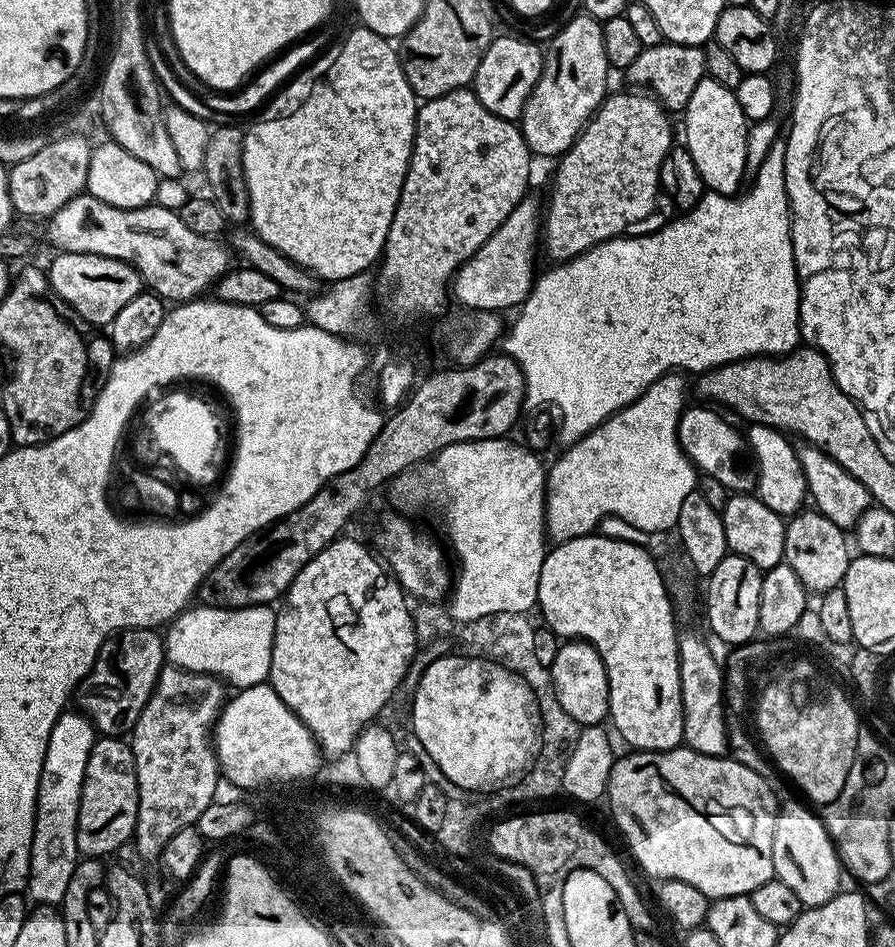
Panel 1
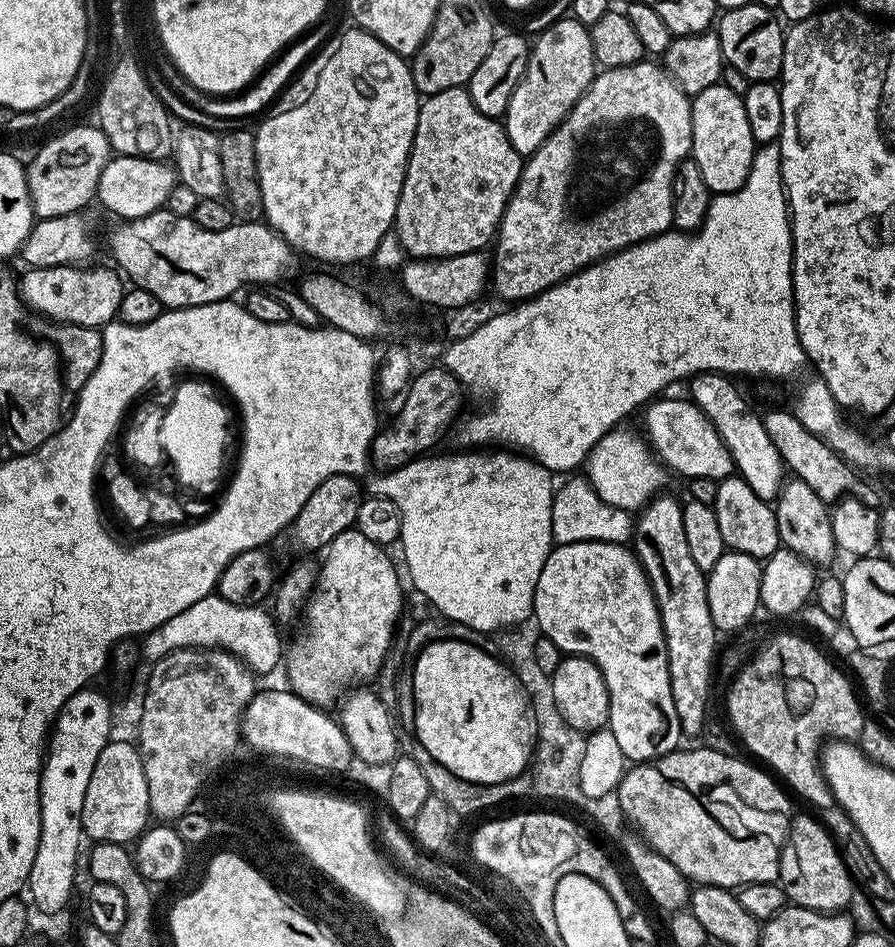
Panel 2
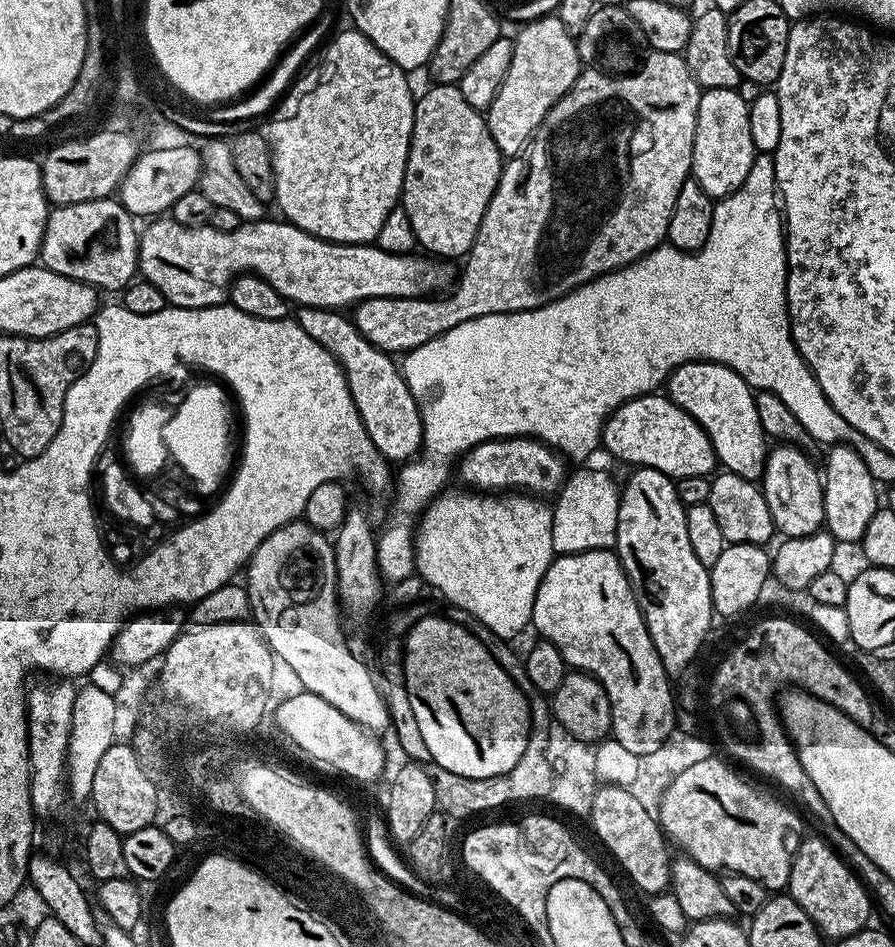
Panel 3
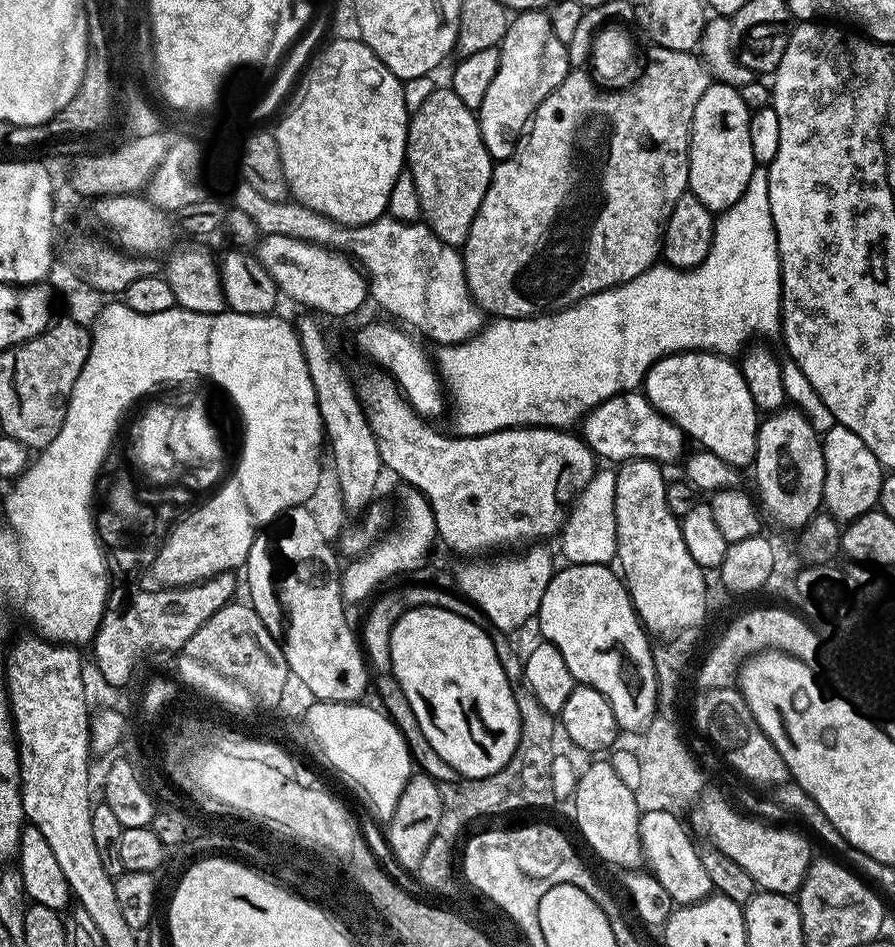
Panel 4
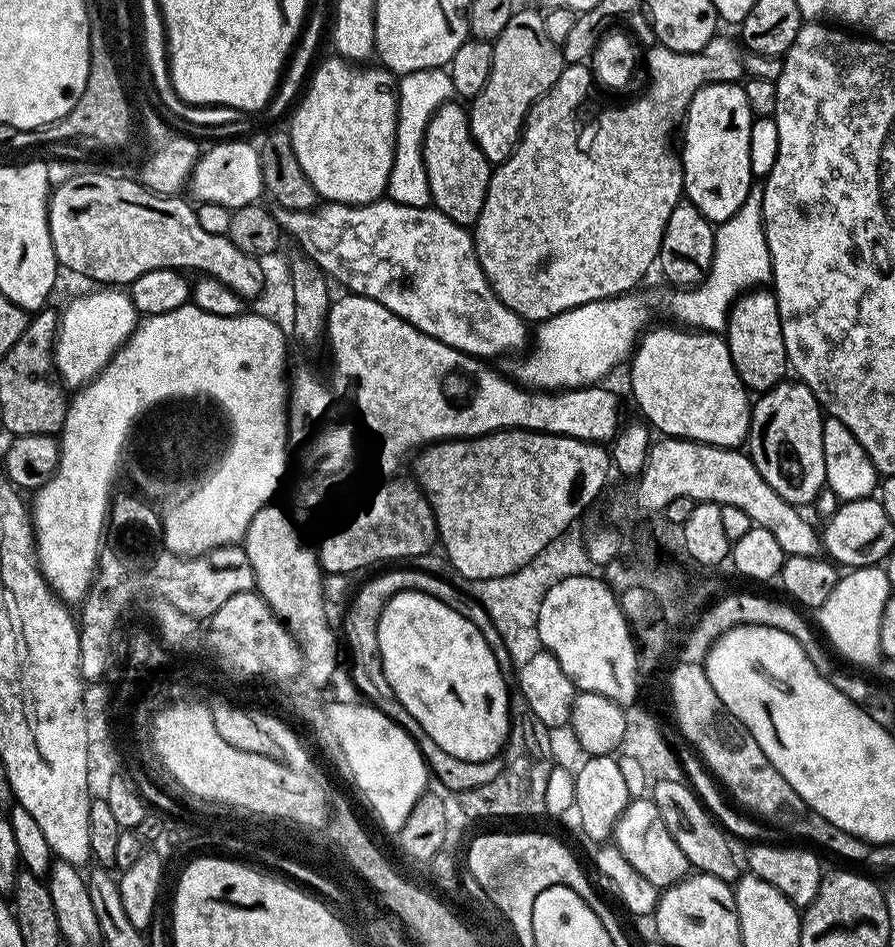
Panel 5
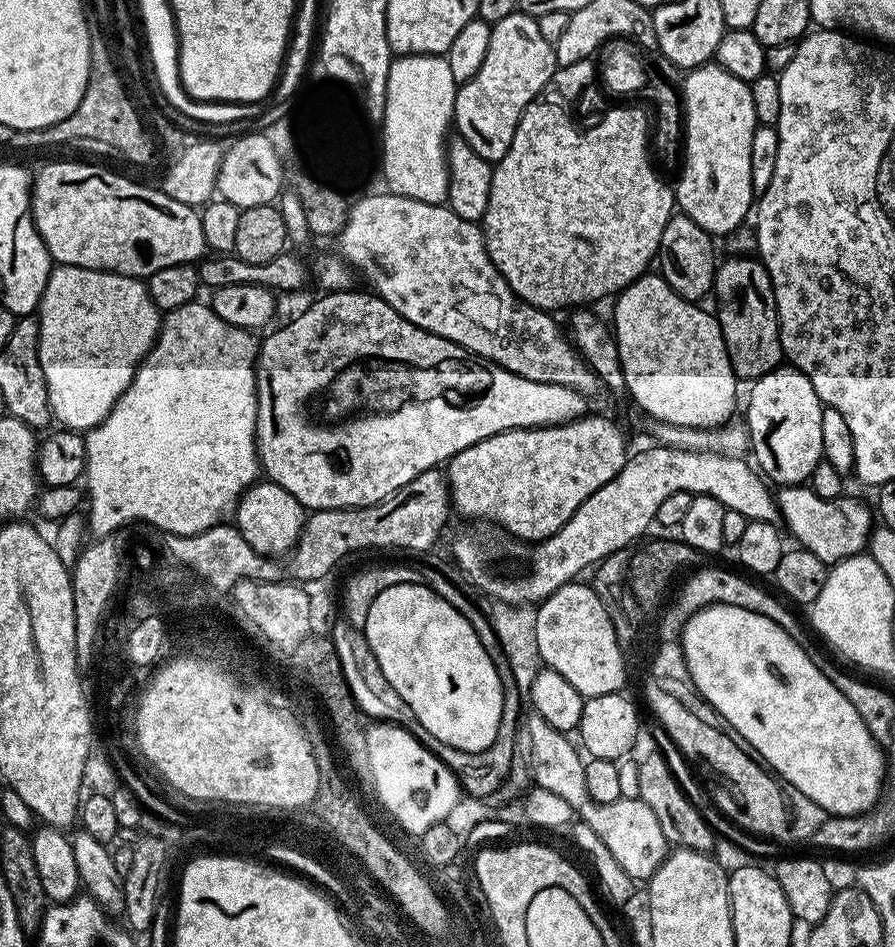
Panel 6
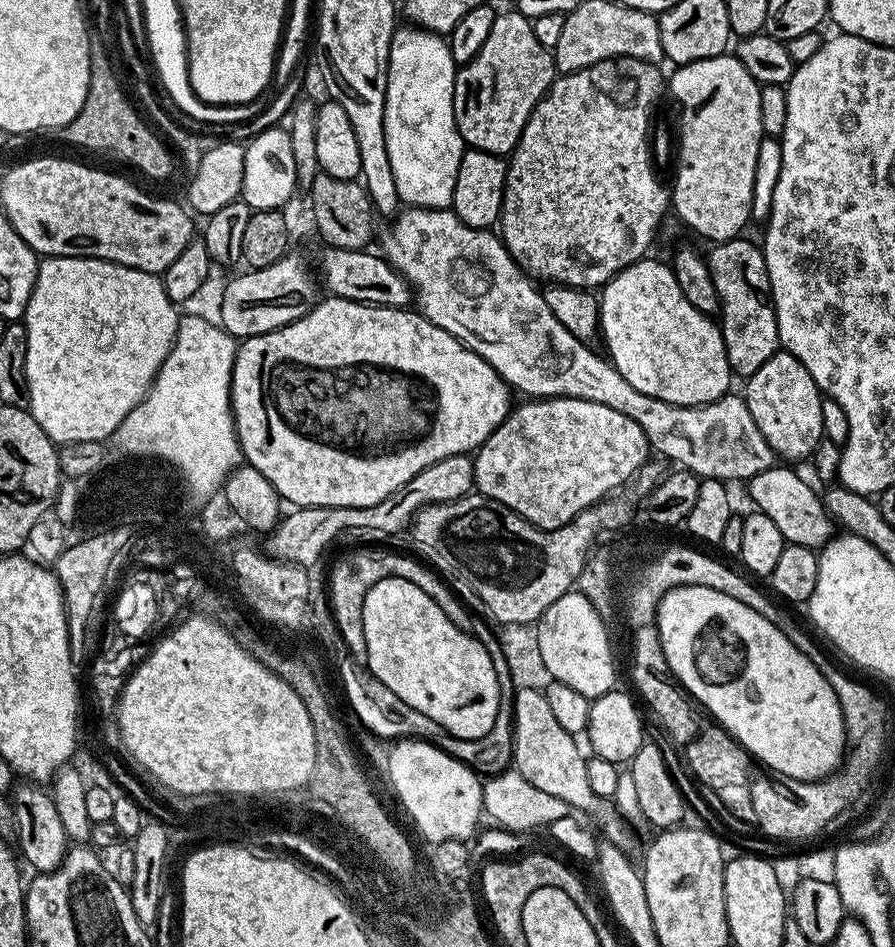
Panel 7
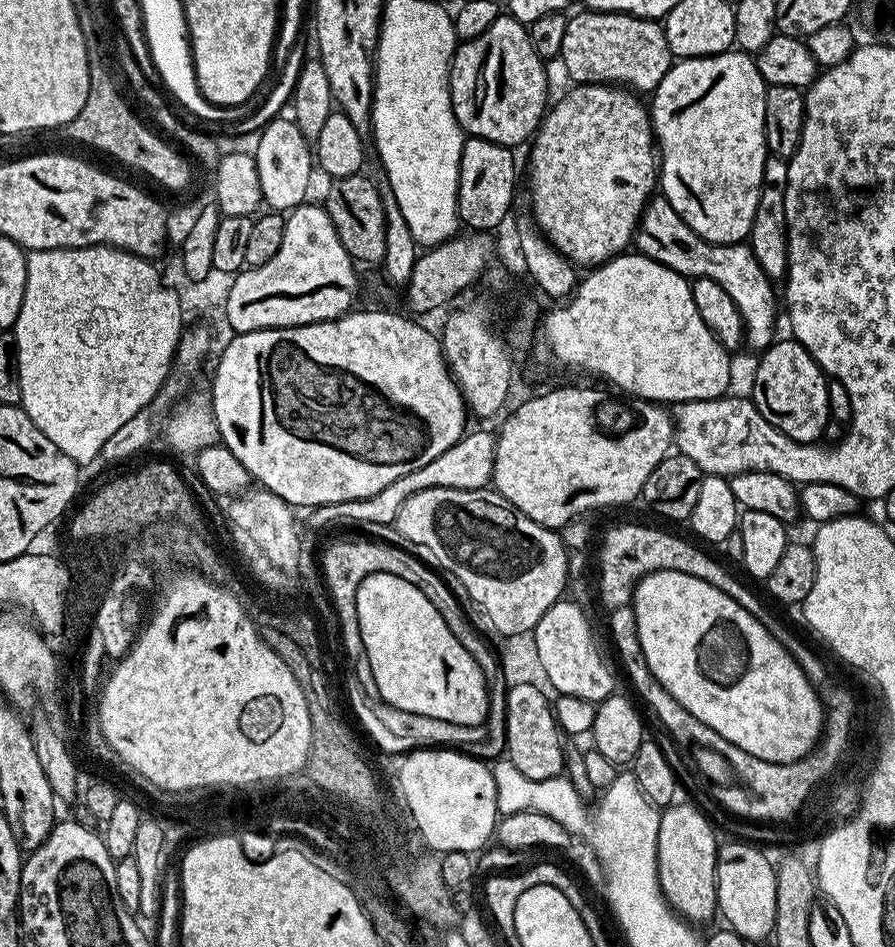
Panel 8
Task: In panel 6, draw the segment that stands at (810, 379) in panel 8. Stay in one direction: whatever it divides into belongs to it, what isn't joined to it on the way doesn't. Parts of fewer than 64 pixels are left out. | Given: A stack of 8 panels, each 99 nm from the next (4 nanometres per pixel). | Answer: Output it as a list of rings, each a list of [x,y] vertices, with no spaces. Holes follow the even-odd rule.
[[[777,366],[765,376],[756,377],[751,388],[748,436],[752,439],[752,452],[756,455],[755,467],[773,485],[800,486],[811,481],[814,466],[824,459],[822,414],[825,405],[810,378],[797,368]]]

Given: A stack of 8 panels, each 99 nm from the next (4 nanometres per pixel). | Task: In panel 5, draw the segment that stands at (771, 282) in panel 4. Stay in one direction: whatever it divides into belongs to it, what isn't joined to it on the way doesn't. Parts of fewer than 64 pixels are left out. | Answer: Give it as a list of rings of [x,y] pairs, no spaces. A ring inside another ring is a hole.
[[[754,186],[746,194],[746,202],[742,202],[742,206],[738,206],[738,210],[732,217],[723,224],[719,225],[714,232],[714,251],[712,254],[712,265],[708,267],[706,275],[701,279],[700,283],[695,286],[680,286],[675,290],[668,290],[672,292],[664,292],[660,296],[660,308],[668,316],[673,316],[675,323],[680,326],[687,326],[689,329],[703,330],[712,333],[723,333],[728,327],[728,311],[732,309],[736,299],[743,296],[749,290],[759,289],[761,286],[767,285],[772,278],[772,263],[770,262],[770,250],[766,242],[766,234],[764,233],[764,219],[762,218],[762,198],[764,197],[764,189],[760,186]],[[633,290],[623,296],[611,296],[605,300],[599,300],[598,302],[586,302],[582,306],[578,306],[574,310],[566,310],[562,314],[558,314],[554,318],[549,320],[539,321],[535,325],[534,335],[530,340],[530,349],[532,353],[529,356],[521,355],[520,361],[516,364],[516,373],[514,373],[515,379],[519,381],[523,387],[529,390],[563,390],[565,388],[586,388],[589,384],[600,384],[603,381],[603,376],[608,376],[620,363],[627,361],[632,356],[634,349],[637,346],[638,341],[641,338],[642,333],[649,327],[648,319],[652,316],[652,304],[644,296],[639,296],[639,291]]]

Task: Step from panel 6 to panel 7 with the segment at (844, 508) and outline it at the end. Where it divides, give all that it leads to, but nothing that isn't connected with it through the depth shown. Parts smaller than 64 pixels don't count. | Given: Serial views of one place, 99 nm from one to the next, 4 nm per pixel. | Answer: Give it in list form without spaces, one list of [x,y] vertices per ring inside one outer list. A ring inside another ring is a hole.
[[[773,466],[754,474],[747,481],[748,496],[753,500],[755,511],[766,514],[782,530],[782,538],[790,544],[821,549],[833,539],[834,521],[824,509],[824,501],[819,491],[815,492],[802,477],[788,468]]]

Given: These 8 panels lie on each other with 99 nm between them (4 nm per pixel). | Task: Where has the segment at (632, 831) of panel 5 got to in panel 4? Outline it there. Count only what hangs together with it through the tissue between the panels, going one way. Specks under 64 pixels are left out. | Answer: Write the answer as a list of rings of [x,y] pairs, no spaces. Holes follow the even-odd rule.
[[[669,809],[650,810],[640,818],[640,848],[644,851],[644,864],[658,882],[662,882],[673,905],[693,904],[713,895],[710,877],[702,866],[701,849],[696,848],[692,836],[683,822]]]

